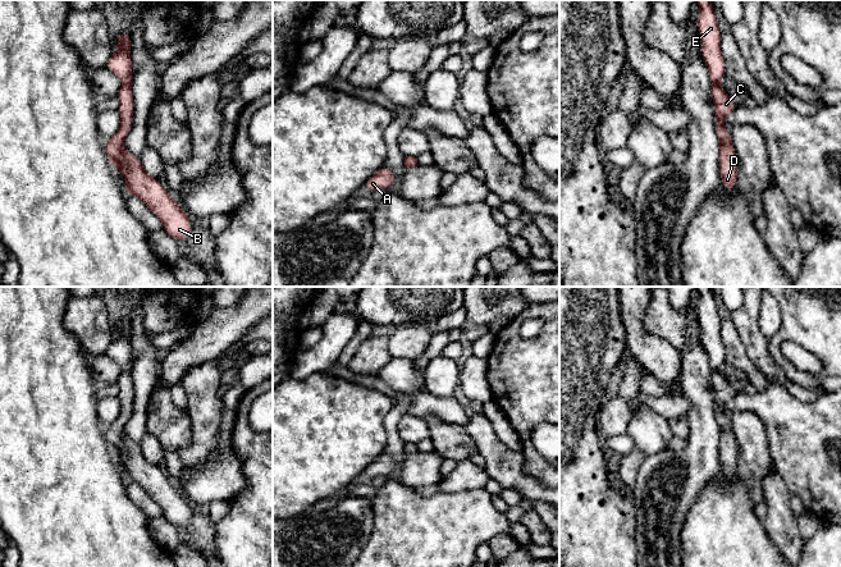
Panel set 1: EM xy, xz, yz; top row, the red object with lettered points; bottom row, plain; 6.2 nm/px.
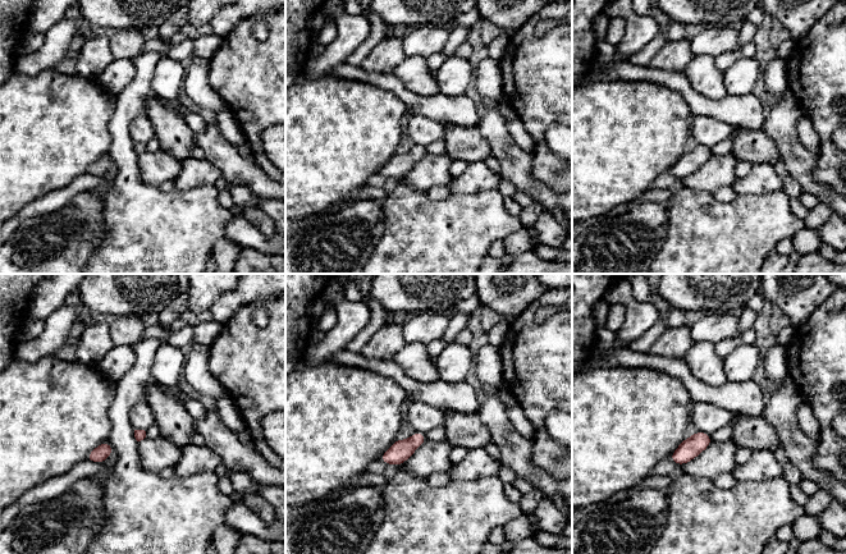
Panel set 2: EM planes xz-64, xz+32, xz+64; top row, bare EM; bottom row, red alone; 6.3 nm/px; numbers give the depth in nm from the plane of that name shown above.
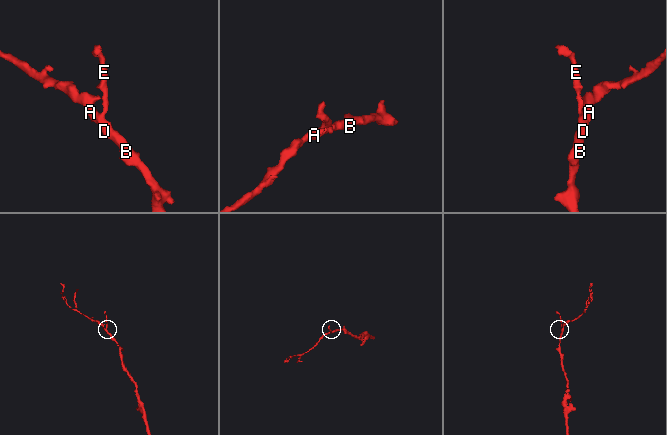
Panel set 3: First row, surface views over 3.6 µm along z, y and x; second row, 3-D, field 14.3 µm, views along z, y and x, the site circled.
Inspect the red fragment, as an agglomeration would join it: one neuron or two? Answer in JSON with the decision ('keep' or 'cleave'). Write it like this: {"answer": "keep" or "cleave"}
{"answer": "keep"}

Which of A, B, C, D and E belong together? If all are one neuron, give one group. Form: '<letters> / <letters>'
A B C D E

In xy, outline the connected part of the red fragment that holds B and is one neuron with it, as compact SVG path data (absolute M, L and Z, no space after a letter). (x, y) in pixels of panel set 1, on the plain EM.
M119 319L118 337L110 343L104 355L116 361L123 372L116 380L120 389L116 397L122 404L119 417L105 431L105 439L114 456L119 456L125 465L125 481L136 483L161 507L163 516L177 529L183 529L192 520L192 509L172 485L157 465L151 465L142 454L141 444L123 436L124 426L133 413L133 379L132 379L132 346L131 323Z

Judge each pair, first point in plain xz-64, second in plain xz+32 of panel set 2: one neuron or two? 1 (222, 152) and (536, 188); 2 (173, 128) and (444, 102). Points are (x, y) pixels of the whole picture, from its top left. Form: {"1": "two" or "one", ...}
{"1": "one", "2": "two"}

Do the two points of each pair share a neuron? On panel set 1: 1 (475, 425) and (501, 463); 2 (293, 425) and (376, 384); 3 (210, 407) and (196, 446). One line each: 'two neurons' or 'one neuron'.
1: one neuron
2: two neurons
3: one neuron

